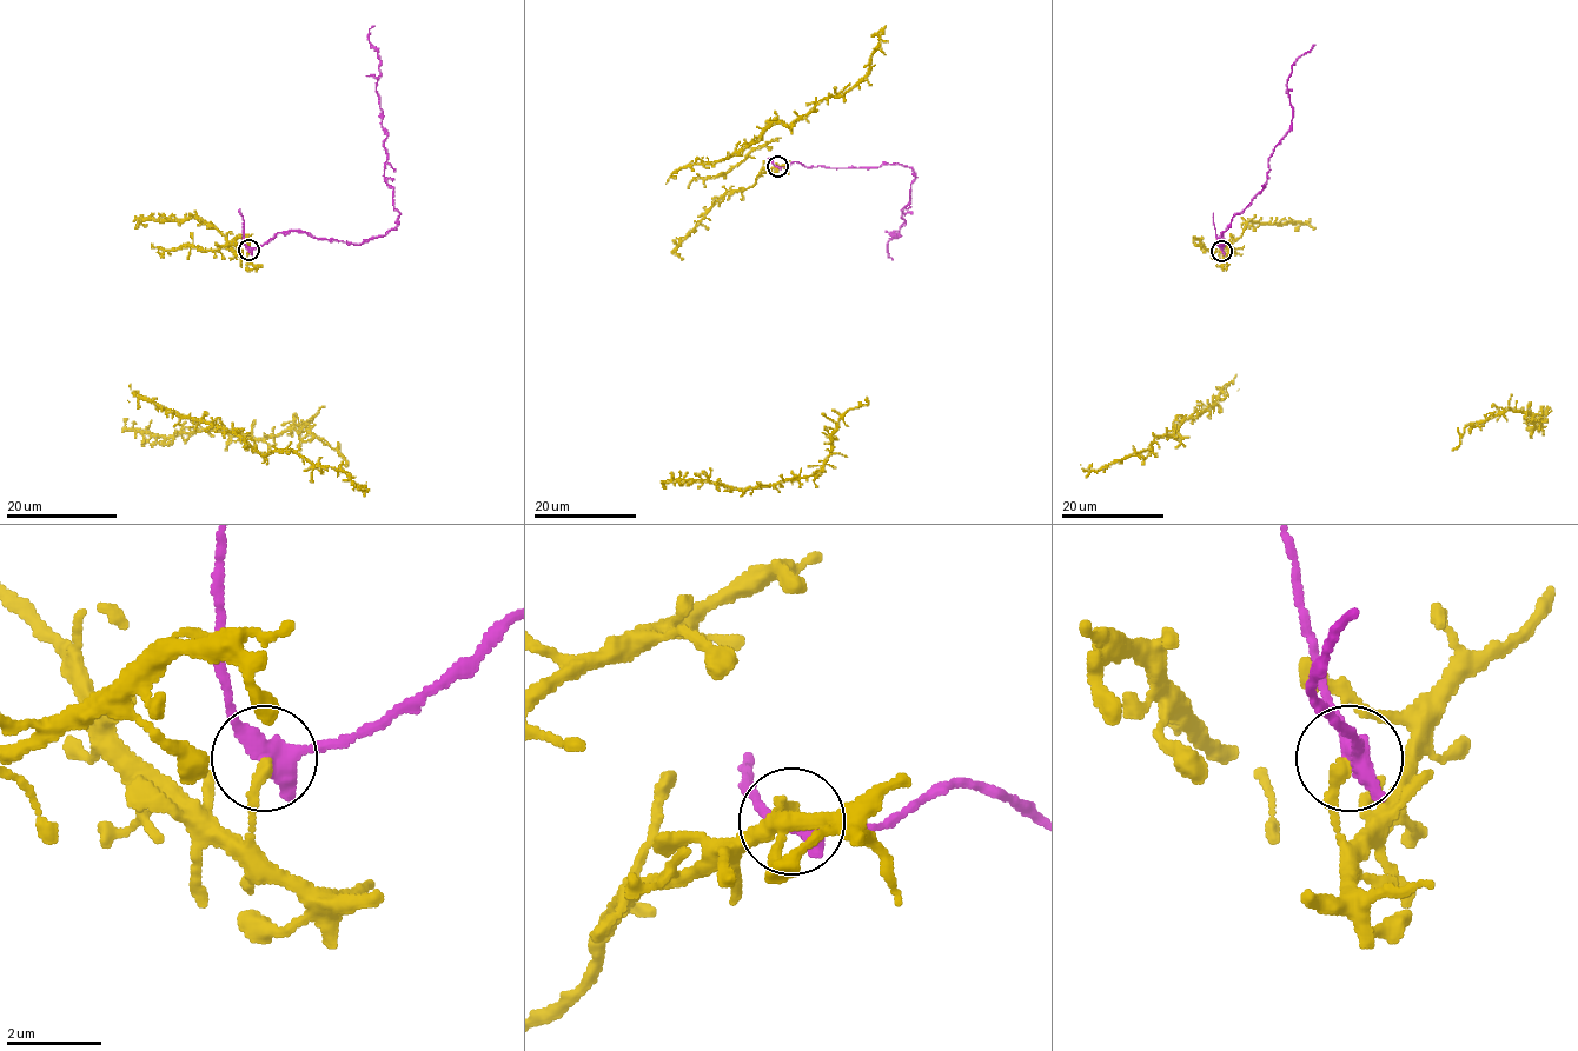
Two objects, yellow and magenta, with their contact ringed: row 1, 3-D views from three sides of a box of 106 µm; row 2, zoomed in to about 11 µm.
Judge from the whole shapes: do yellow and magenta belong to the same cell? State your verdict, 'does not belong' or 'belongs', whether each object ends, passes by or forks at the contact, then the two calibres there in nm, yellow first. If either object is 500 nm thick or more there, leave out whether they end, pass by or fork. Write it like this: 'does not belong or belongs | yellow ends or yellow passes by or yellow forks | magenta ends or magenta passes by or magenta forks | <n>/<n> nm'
does not belong | yellow ends | magenta passes by | 280/400 nm

